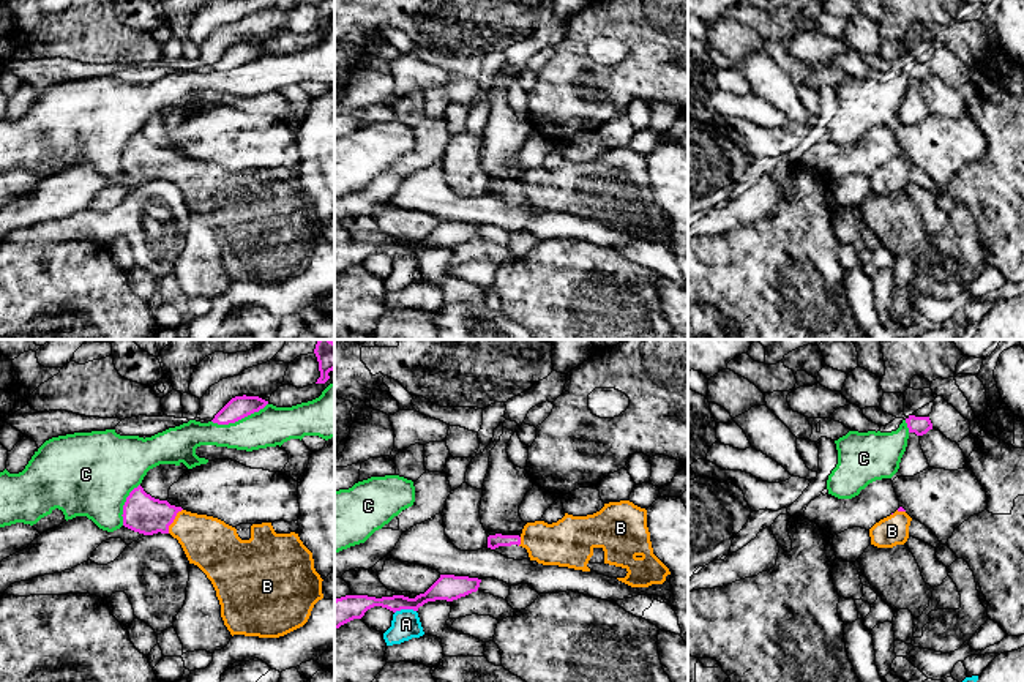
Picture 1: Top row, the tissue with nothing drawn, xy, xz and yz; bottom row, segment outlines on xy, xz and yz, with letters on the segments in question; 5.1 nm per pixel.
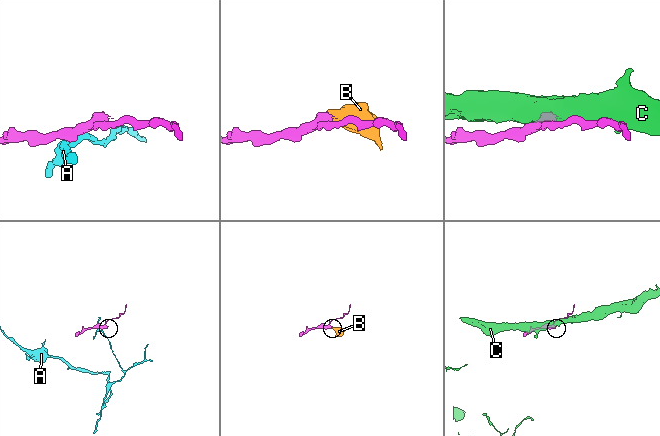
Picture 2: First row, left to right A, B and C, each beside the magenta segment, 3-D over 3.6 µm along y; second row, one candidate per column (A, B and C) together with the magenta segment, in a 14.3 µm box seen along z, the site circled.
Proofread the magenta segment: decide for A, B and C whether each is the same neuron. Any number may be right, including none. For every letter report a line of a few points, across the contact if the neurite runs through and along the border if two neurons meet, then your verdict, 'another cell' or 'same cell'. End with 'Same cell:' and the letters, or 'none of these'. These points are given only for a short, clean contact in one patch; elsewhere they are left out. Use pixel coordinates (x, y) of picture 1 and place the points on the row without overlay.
A: xz (415, 256), (398, 256), (395, 259) | another cell
B: xy (142, 160), (158, 161), (172, 168), (191, 176), (210, 190) | same cell
C: another cell
Same cell: B

